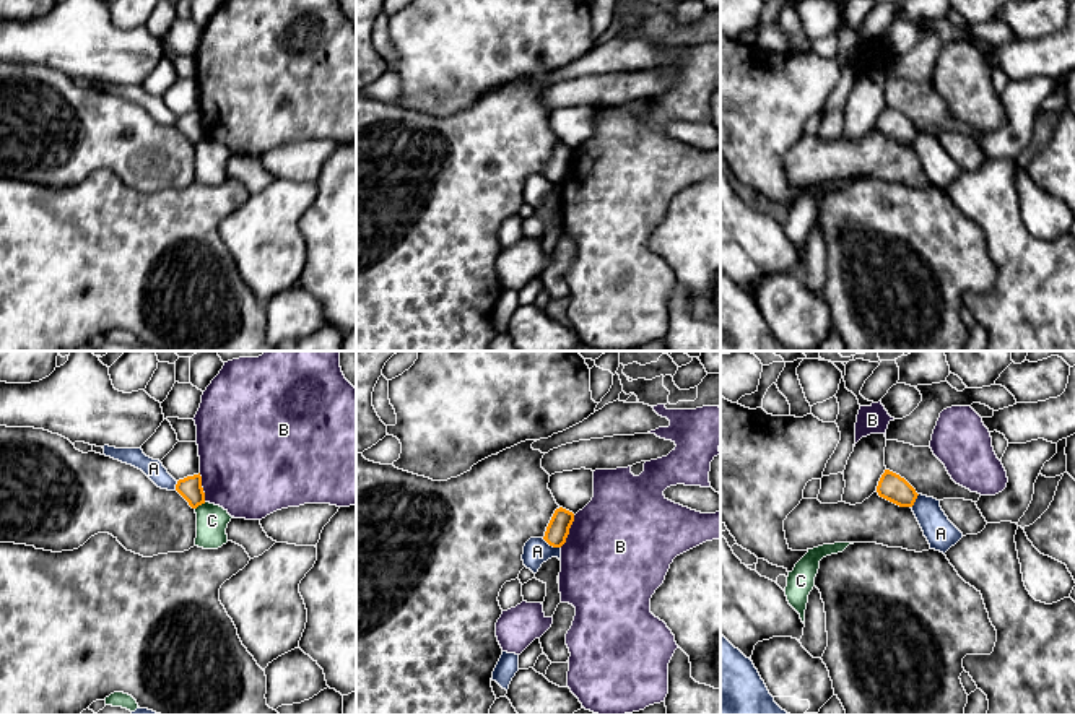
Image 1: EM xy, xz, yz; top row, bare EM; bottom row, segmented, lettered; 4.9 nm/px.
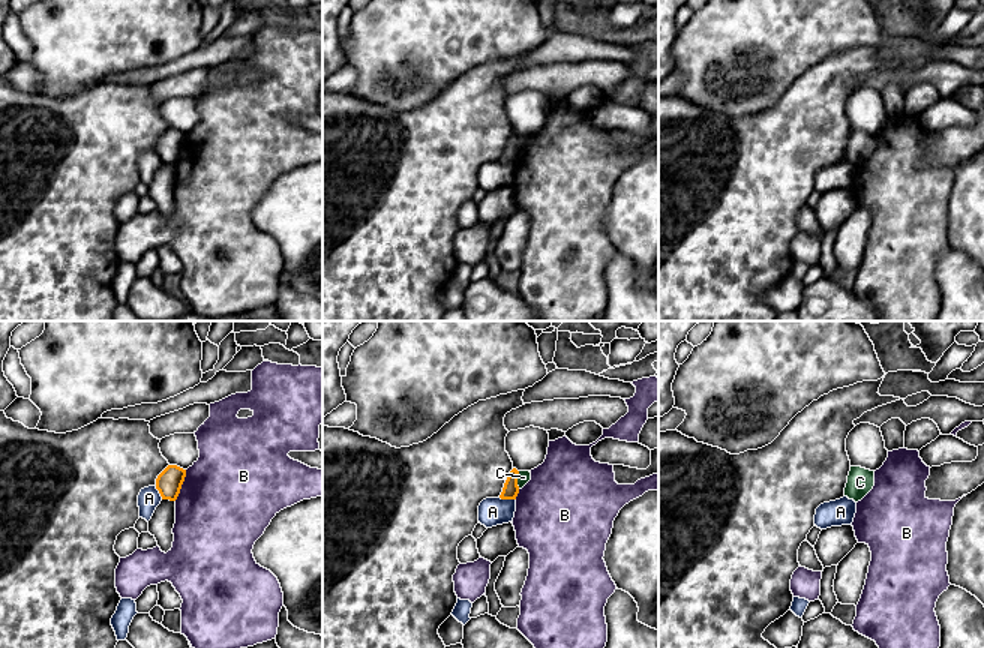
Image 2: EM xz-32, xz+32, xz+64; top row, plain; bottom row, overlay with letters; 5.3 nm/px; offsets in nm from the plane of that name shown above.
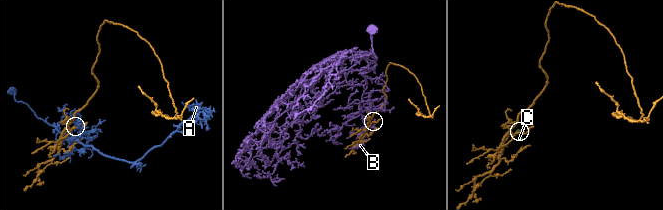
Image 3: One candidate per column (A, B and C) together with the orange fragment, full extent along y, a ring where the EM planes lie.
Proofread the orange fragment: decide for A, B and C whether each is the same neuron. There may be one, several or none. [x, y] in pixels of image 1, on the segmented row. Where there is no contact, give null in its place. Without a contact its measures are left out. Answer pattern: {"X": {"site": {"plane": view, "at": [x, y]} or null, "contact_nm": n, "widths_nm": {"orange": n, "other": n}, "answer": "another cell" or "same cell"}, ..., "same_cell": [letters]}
{"A": {"site": {"plane": "xz", "at": [552, 545]}, "contact_nm": 110, "widths_nm": {"orange": 110, "other": 130}, "answer": "another cell"}, "B": {"site": {"plane": "xz", "at": [568, 532]}, "contact_nm": 180, "widths_nm": {"orange": 110, "other": 500}, "answer": "another cell"}, "C": {"site": {"plane": "xy", "at": [200, 504]}, "contact_nm": 70, "widths_nm": {"orange": 110, "other": 160}, "answer": "another cell"}, "same_cell": []}

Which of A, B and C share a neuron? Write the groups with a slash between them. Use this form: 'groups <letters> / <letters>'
groups A / B / C

